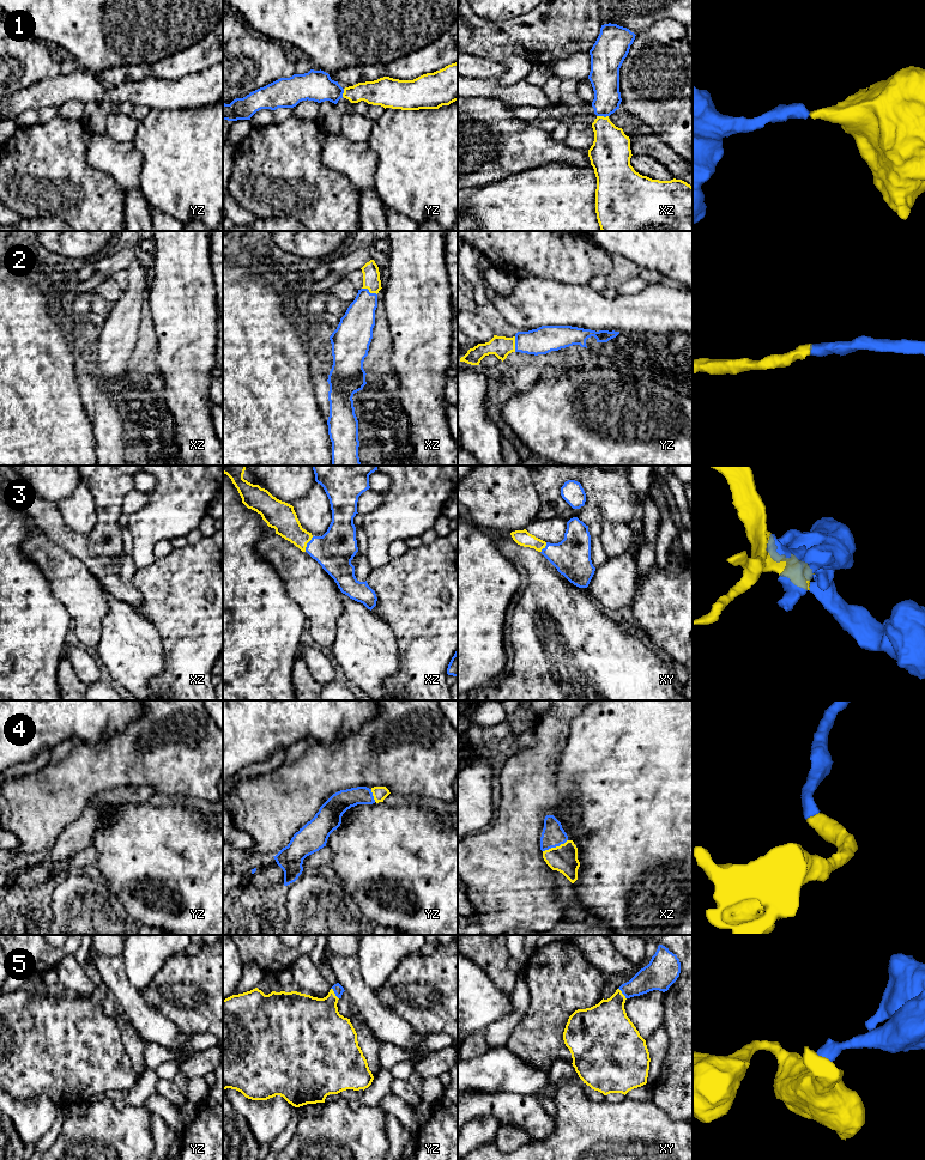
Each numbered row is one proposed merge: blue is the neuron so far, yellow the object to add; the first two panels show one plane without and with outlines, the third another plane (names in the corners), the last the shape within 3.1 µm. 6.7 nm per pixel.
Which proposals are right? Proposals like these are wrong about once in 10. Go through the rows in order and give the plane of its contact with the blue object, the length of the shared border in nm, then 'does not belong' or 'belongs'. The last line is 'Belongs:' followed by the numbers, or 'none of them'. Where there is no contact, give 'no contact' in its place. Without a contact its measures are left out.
1: xz | 80 nm | belongs
2: xz | 120 nm | belongs
3: xz | 120 nm | belongs
4: xz | 190 nm | belongs
5: yz | 90 nm | belongs
Belongs: 1, 2, 3, 4, 5

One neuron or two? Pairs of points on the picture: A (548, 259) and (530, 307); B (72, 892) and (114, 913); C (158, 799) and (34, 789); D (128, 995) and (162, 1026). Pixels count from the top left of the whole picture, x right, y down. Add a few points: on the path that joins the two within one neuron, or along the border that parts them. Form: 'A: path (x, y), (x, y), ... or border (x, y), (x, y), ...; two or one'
A: border (518, 278), (536, 275), (569, 284); two
B: path (83, 892), (91, 892), (103, 903); one
C: border (156, 791), (183, 799); two
D: path (134, 1003), (153, 1022); one

